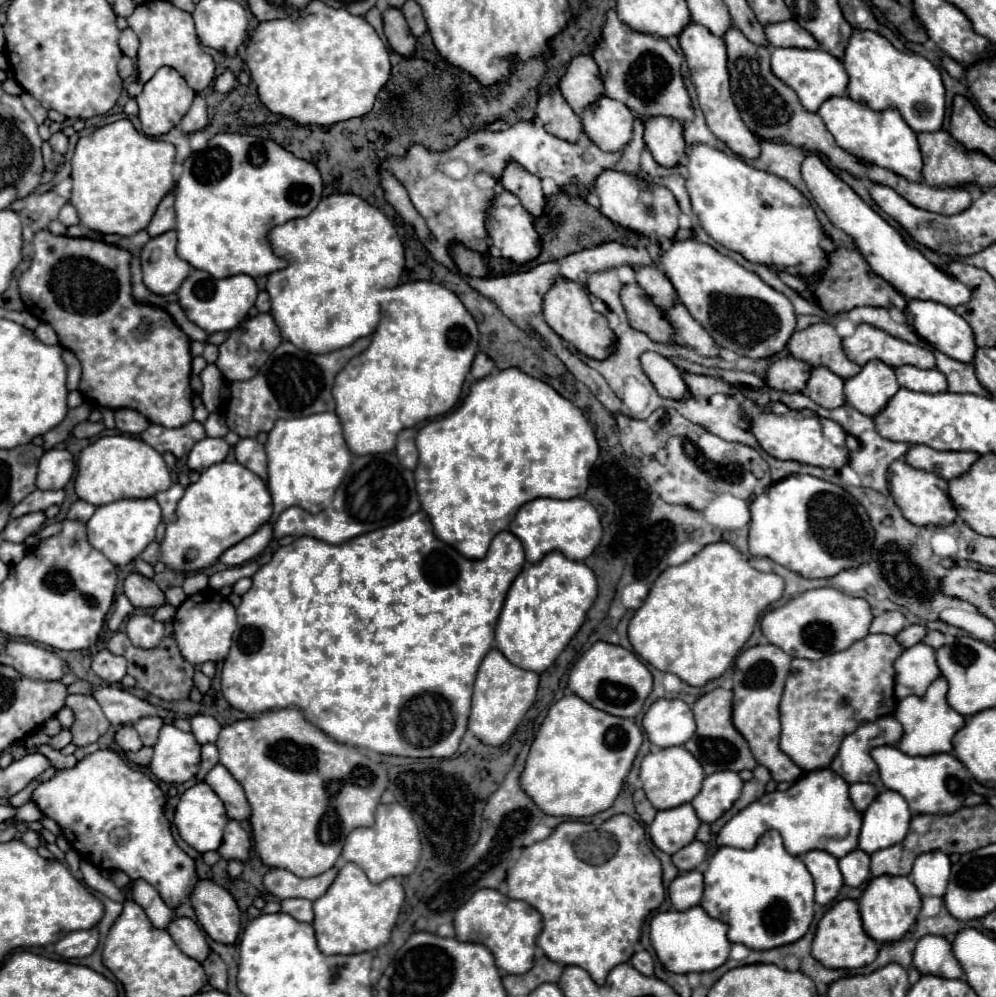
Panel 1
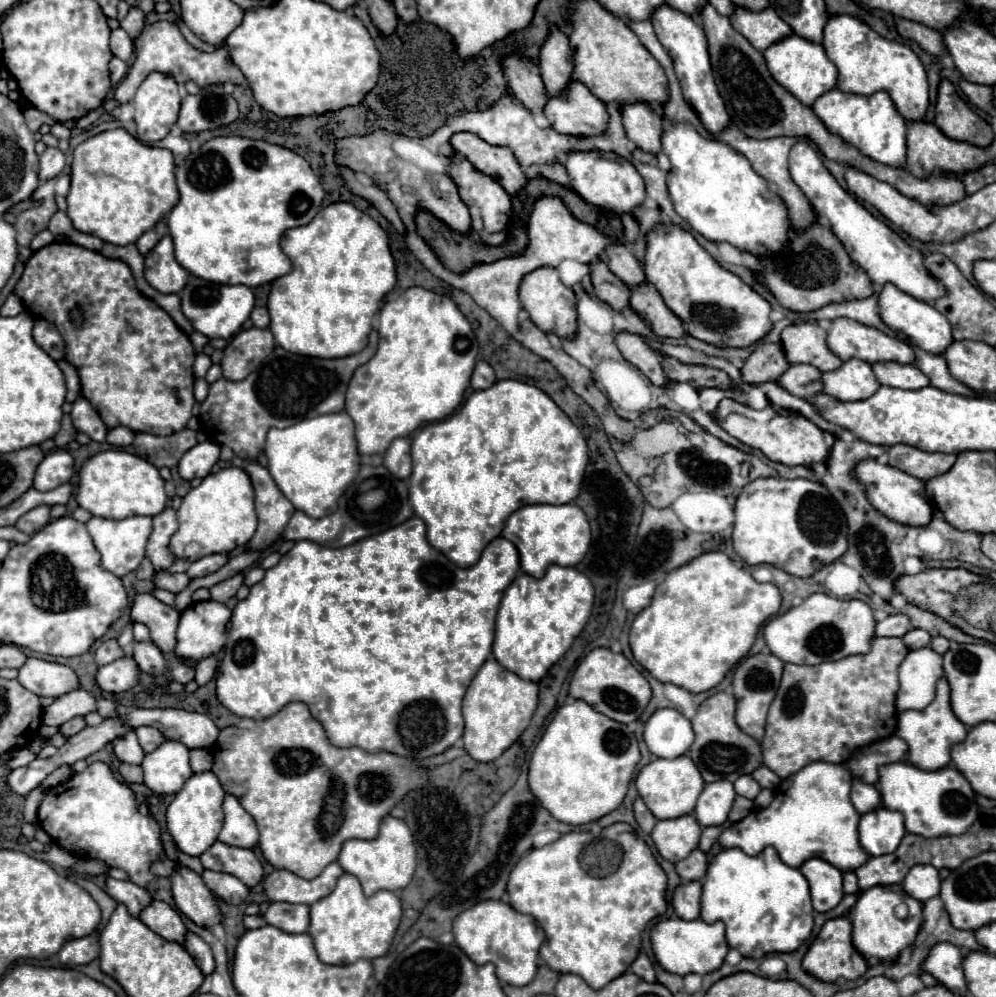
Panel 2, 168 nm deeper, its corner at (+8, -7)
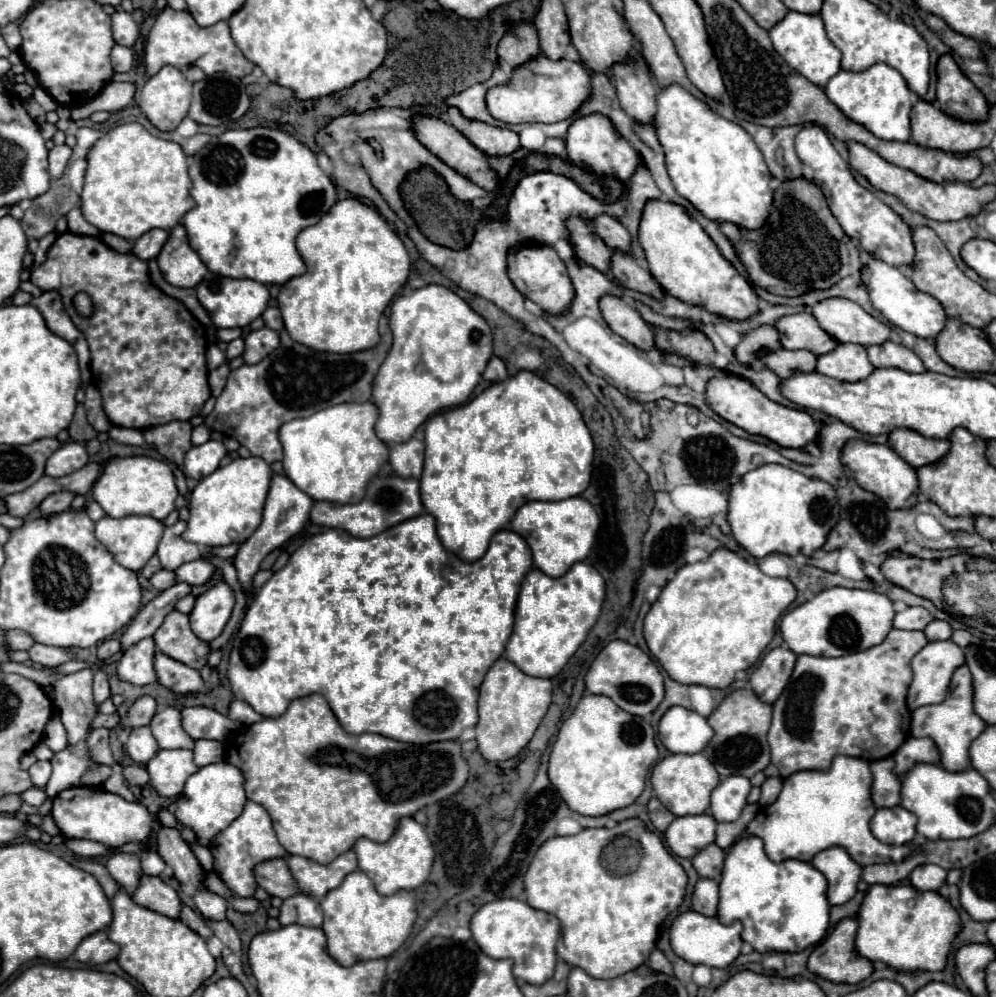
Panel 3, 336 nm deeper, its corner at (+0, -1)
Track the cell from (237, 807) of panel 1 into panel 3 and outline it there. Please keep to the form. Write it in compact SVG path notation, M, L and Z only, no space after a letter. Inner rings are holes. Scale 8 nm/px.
M246 802L244 812L222 832L214 836L210 842L210 852L214 858L214 872L224 880L224 884L240 898L252 898L258 884L254 878L254 866L258 862L264 862L266 858L284 858L288 852L280 846L276 832L272 828L272 820L268 812L256 804L256 802Z

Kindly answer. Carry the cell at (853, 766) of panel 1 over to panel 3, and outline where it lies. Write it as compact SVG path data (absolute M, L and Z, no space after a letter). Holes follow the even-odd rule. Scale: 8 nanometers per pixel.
M908 738L894 754L896 768L894 772L906 774L914 762L934 762L940 764L940 754L936 754L936 744L930 738Z

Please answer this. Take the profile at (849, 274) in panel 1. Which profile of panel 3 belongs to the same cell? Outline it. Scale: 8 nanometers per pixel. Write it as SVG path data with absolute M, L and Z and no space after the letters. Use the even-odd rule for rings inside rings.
M784 180L774 190L774 212L758 230L740 228L740 240L734 250L748 270L754 286L778 296L800 296L810 290L824 290L862 268L856 242L844 234L842 226L830 214L822 190L806 180Z

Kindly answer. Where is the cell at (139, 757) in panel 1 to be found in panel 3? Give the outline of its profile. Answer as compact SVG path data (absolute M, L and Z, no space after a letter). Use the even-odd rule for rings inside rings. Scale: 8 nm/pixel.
M138 764L126 766L126 768L124 768L124 778L126 778L126 782L128 782L130 786L144 786L144 784L148 784L148 780L150 780L146 768L144 768L144 766L138 766Z

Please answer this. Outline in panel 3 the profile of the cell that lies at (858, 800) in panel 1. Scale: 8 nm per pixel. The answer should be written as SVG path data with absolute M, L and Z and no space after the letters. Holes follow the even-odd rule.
M884 758L872 764L874 784L872 784L872 800L878 808L890 808L900 804L898 794L898 776L892 772L894 758Z

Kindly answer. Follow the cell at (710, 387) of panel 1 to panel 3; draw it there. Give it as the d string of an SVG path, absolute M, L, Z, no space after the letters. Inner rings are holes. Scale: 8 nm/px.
M654 328L656 348L660 352L676 352L684 358L690 358L694 364L712 364L716 352L712 342L700 330L674 332L664 328Z

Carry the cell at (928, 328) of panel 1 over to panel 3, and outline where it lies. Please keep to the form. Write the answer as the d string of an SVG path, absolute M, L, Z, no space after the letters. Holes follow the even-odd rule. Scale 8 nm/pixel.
M866 254L862 274L868 276L866 286L868 286L872 306L878 312L882 312L882 316L890 324L894 324L894 326L898 326L910 334L916 334L920 338L936 338L936 334L944 328L946 312L942 310L942 304L936 298L930 298L930 294L922 294L914 286L914 282L910 282L910 278L904 276L902 270Z

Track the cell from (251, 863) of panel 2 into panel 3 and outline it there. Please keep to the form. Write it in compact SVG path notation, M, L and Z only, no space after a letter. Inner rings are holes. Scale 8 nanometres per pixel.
M284 858L260 862L256 866L256 880L258 880L258 886L264 888L270 896L278 896L282 900L294 894L300 894L296 880Z

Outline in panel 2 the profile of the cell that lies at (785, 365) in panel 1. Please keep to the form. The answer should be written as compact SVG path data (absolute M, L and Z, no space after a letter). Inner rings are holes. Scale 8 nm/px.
M762 344L746 362L742 372L742 378L746 384L764 384L764 382L776 382L782 372L790 368L790 362L786 360L780 344Z

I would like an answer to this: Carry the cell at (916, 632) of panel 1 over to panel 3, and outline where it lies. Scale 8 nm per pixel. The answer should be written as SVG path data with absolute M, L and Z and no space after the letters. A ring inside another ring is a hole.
M932 620L926 628L924 628L924 634L928 636L928 640L950 640L950 634L952 634L952 626L944 620Z

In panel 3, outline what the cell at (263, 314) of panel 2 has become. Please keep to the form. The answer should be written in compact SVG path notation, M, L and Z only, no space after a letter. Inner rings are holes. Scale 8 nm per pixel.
M266 308L264 314L262 314L262 318L264 318L266 326L272 328L272 330L276 330L276 332L284 328L284 322L282 322L282 316L280 316L278 308Z

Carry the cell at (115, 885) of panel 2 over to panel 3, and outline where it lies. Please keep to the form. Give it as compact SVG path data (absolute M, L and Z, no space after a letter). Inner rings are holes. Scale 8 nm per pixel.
M114 852L108 862L106 868L110 872L110 876L128 892L132 894L138 886L138 880L142 878L142 868L140 868L140 858L138 854L124 854L124 852Z

